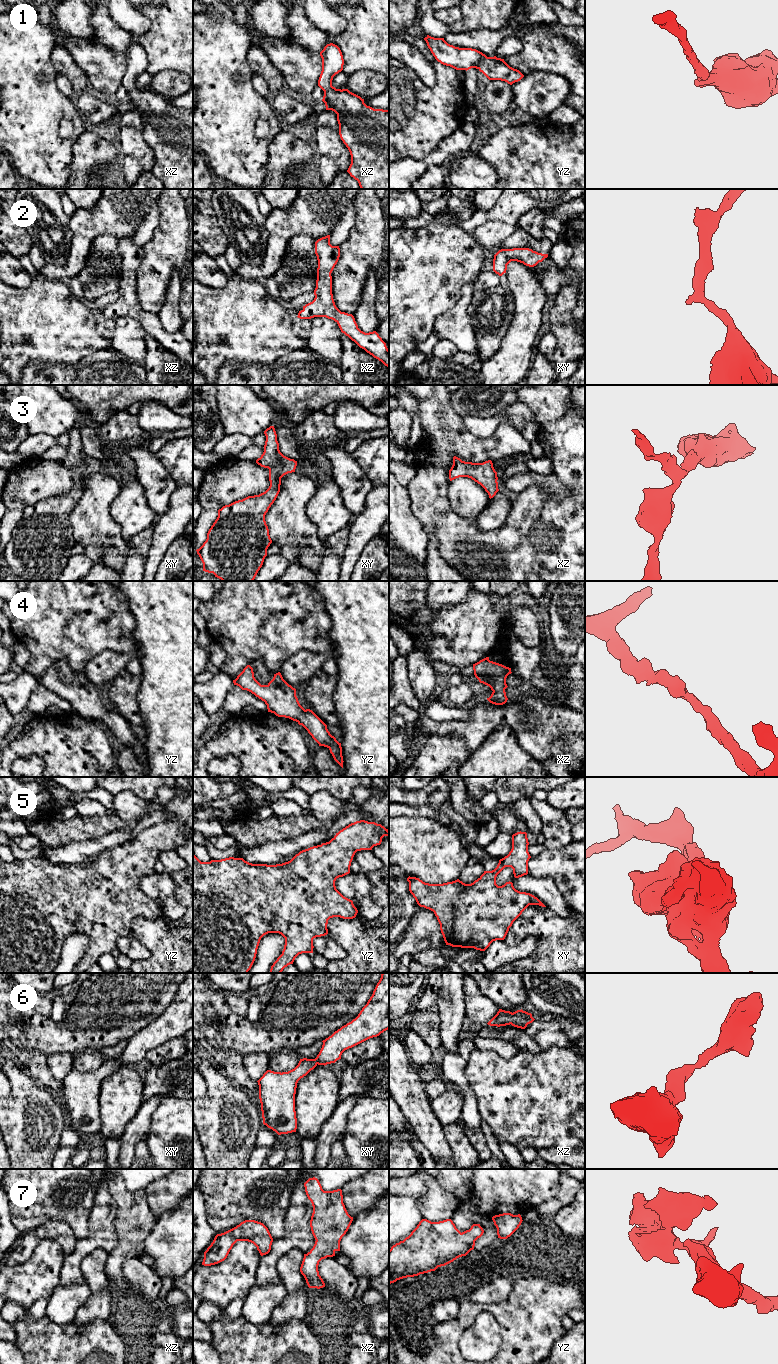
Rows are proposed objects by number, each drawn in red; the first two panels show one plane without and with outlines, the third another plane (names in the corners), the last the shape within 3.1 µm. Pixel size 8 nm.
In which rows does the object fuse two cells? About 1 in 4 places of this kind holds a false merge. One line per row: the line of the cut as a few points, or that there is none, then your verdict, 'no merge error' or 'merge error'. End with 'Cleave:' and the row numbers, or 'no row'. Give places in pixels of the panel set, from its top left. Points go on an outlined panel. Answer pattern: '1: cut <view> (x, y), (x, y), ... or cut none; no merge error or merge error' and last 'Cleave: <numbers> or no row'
1: cut none; no merge error
2: cut none; no merge error
3: cut none; no merge error
4: cut none; no merge error
5: cut none; no merge error
6: cut none; no merge error
7: cut none; no merge error
Cleave: no row

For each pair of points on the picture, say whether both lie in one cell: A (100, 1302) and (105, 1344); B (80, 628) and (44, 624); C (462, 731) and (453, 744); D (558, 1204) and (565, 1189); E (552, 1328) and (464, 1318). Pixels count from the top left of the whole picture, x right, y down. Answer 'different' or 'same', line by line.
A: different
B: same
C: different
D: same
E: same

